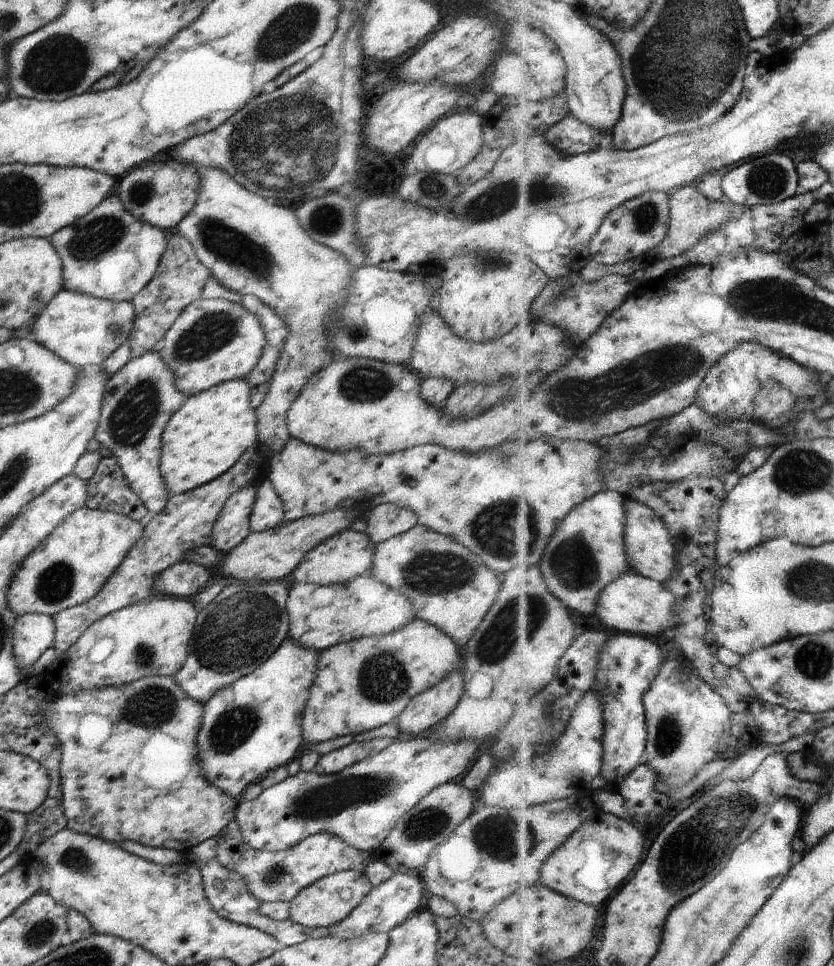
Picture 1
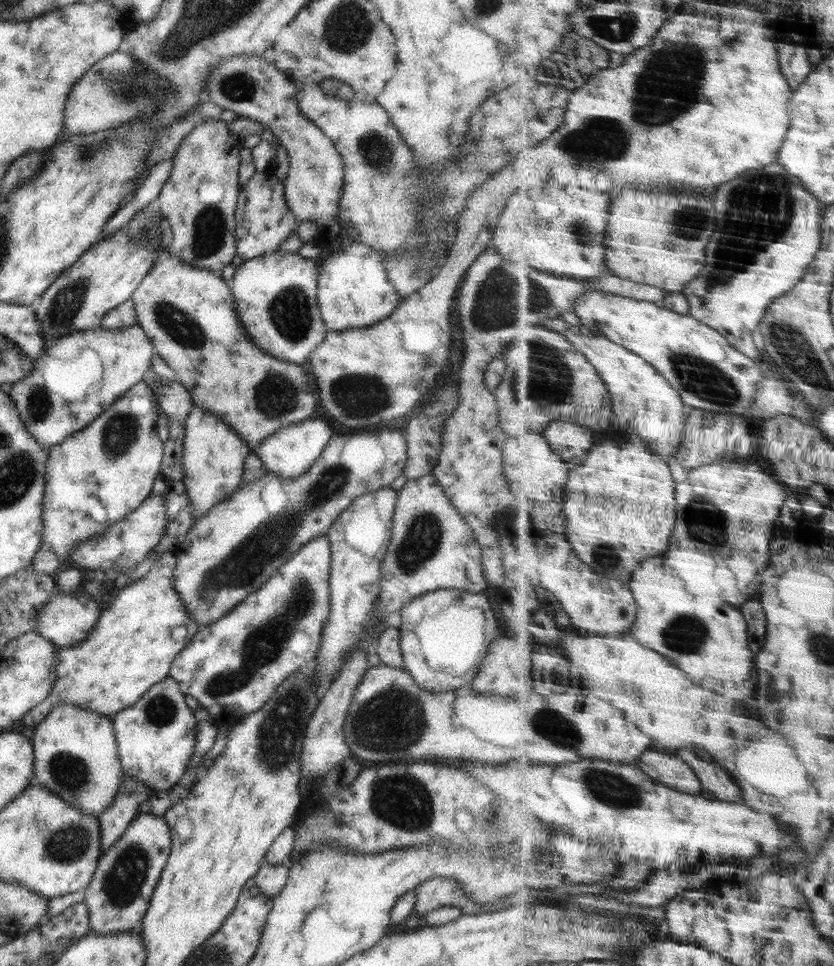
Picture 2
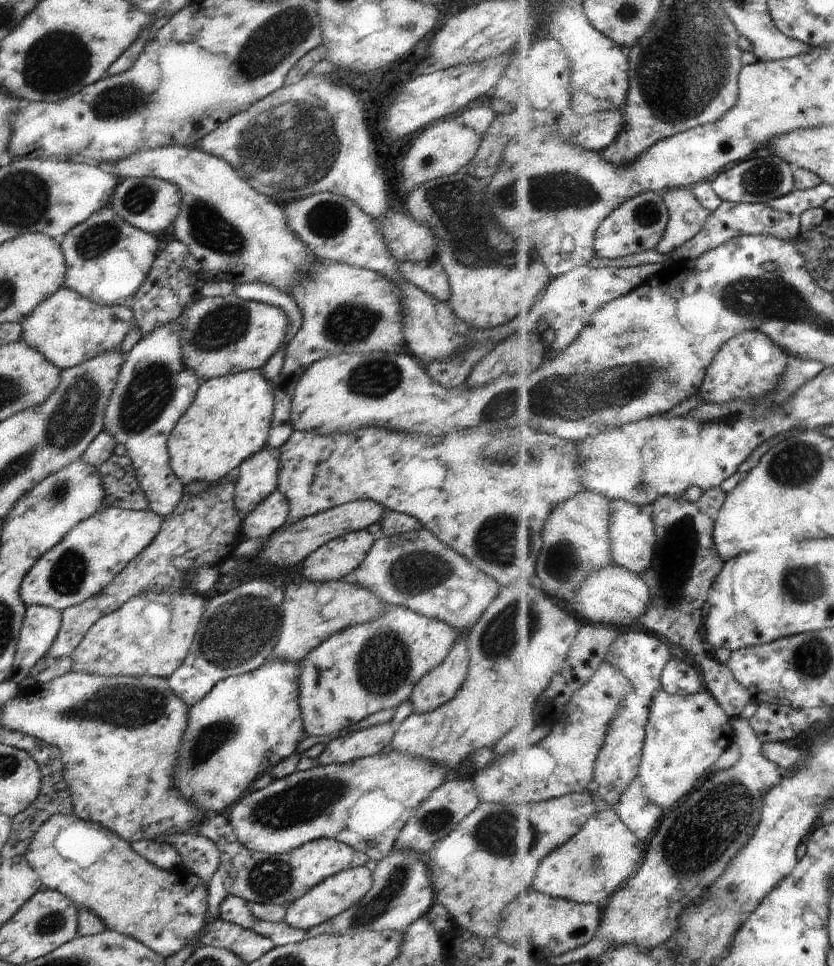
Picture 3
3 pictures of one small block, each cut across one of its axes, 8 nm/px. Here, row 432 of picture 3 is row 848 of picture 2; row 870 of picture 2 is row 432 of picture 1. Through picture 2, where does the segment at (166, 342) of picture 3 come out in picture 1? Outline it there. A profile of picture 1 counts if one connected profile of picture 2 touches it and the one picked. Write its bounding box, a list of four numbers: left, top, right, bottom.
[93,350,187,514]

